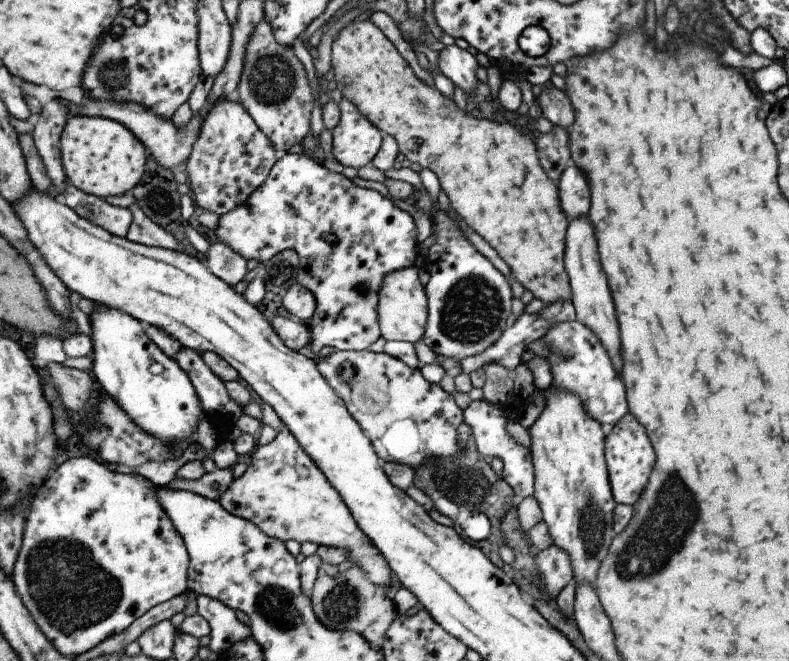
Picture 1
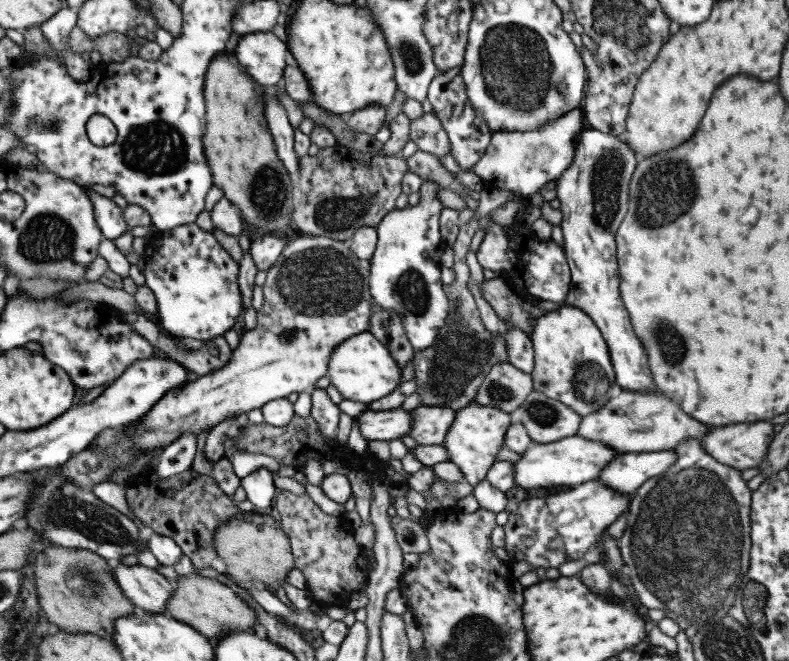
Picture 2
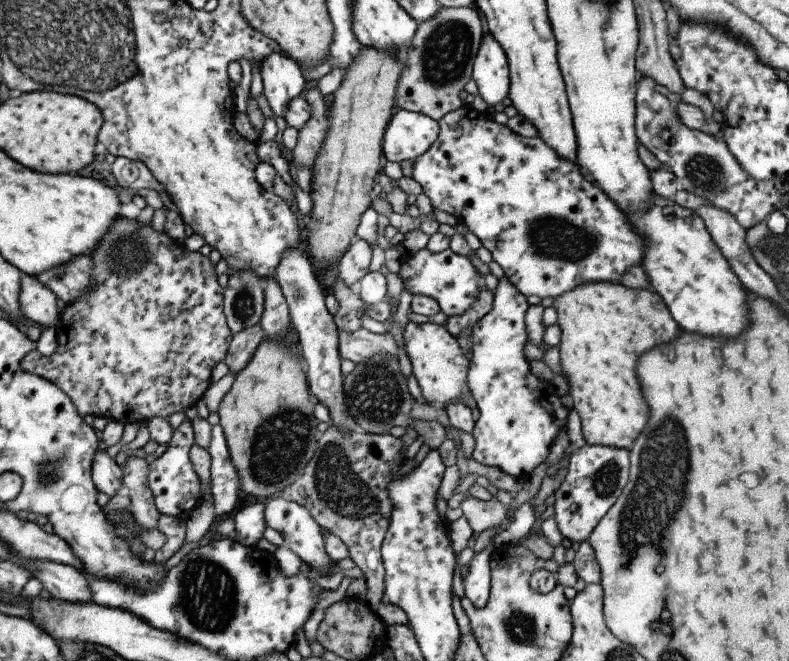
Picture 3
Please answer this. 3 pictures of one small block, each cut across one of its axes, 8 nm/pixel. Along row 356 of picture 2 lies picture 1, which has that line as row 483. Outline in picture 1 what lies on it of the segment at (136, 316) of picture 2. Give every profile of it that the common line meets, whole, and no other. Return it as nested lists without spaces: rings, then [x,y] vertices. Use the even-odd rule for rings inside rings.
[[[232,467],[218,468],[214,472],[205,473],[204,476],[196,480],[186,480],[185,478],[177,477],[168,484],[168,487],[192,491],[208,499],[218,500],[233,480]]]

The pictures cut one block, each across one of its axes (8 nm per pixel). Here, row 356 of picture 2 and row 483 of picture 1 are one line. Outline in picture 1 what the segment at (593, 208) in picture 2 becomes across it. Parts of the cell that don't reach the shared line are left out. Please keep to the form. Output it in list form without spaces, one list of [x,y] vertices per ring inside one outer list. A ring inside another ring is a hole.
[[[630,411],[618,423],[613,424],[611,432],[605,436],[605,459],[614,500],[617,504],[633,505],[649,481],[656,464],[656,456],[642,424]]]

